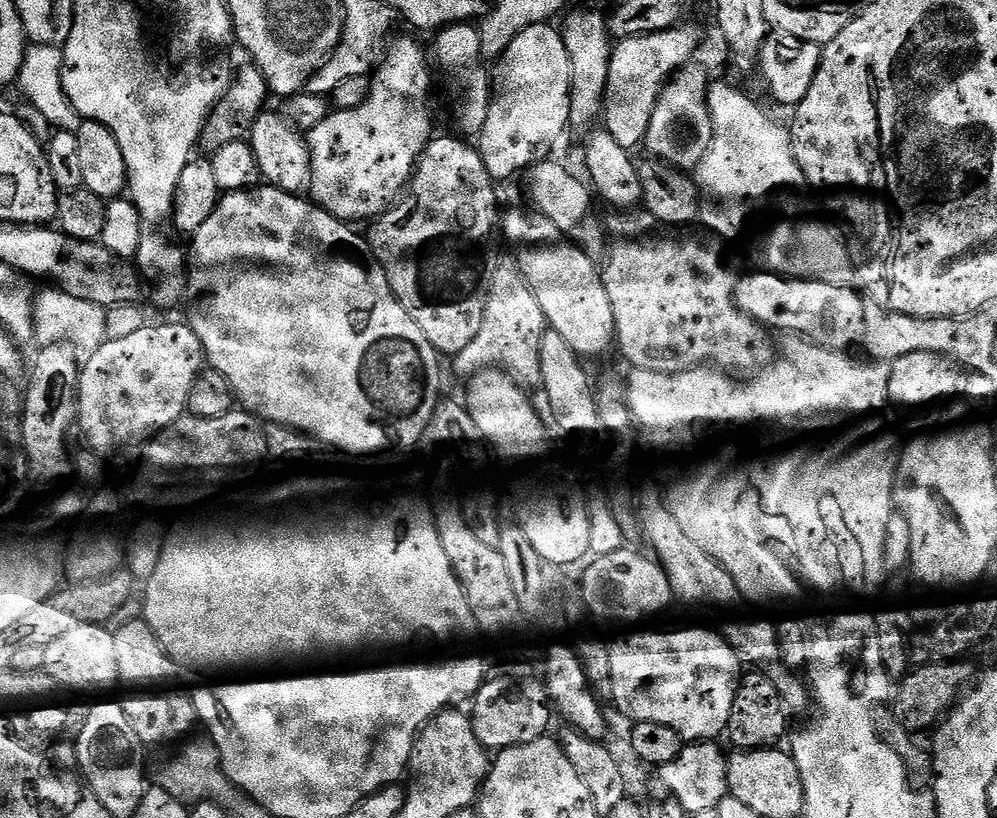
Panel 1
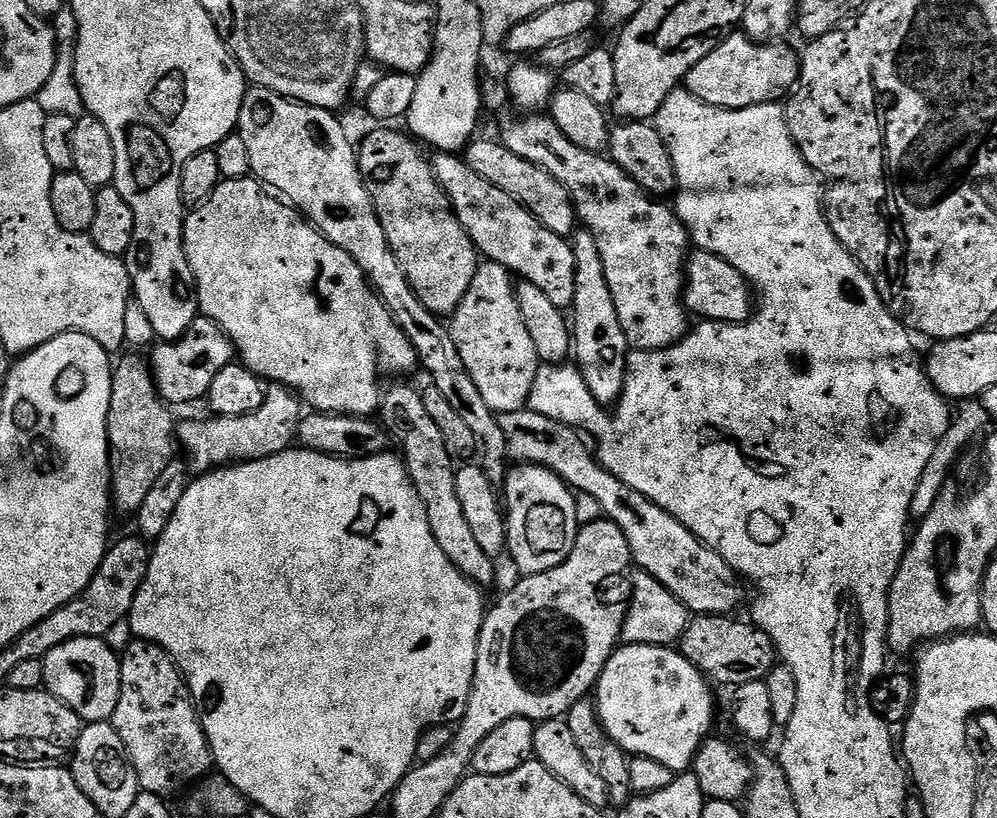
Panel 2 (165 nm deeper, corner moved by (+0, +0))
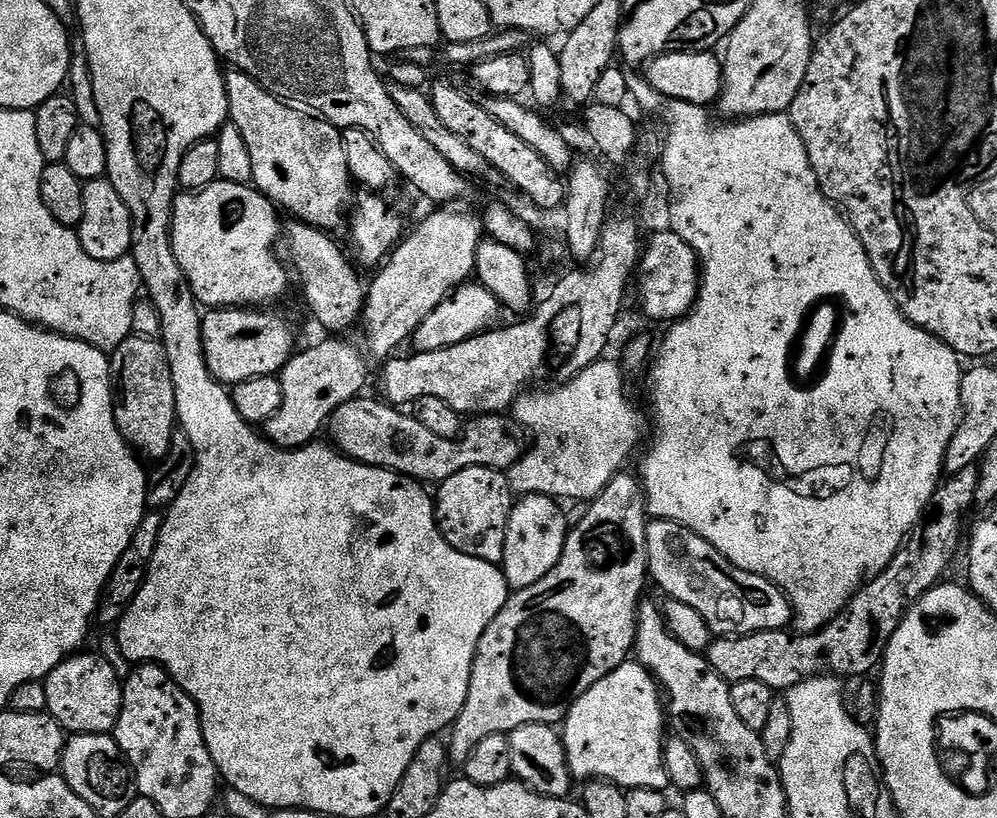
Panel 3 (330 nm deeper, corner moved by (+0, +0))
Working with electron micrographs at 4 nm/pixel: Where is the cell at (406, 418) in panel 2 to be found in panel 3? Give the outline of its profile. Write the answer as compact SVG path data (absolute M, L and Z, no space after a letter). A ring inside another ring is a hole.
M293 219L282 228L282 252L288 255L287 263L291 271L300 279L304 287L304 300L312 311L312 316L332 334L344 334L352 323L361 319L364 304L367 302L368 289L365 281L360 281L357 267L350 258L332 241L333 237L322 228L305 224L303 220ZM292 223L292 224L288 224ZM349 260L349 264L348 264ZM292 263L292 264L291 264ZM296 271L296 272L295 272Z

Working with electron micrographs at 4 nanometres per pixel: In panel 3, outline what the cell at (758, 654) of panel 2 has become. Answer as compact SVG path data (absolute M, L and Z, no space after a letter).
M973 466L967 468L966 470L958 470L958 474L954 474L953 476L948 476L942 483L937 486L934 490L934 494L930 498L930 502L928 503L928 508L924 512L924 515L920 517L920 523L916 525L915 528L912 529L907 540L904 541L904 545L896 551L894 554L894 558L891 562L888 563L888 568L886 570L882 570L878 573L877 576L873 576L871 580L867 581L861 587L860 591L856 593L855 596L852 597L851 600L848 601L848 604L842 611L834 617L833 620L829 620L824 627L820 628L816 632L806 632L799 633L795 630L785 630L779 628L778 630L774 630L773 632L751 632L750 634L746 634L745 636L721 636L719 638L713 639L712 643L709 644L708 650L706 653L706 659L708 664L714 671L721 676L724 680L727 680L729 685L737 684L738 682L746 682L746 678L754 678L758 682L766 682L766 686L770 686L774 690L787 690L793 688L794 686L798 686L803 680L809 680L811 676L822 676L825 674L831 674L837 678L845 678L844 676L860 676L856 678L864 678L867 672L875 673L877 671L878 665L884 659L884 651L886 650L886 646L890 642L890 638L894 634L894 630L898 630L898 626L902 622L902 618L907 614L909 608L912 607L913 604L916 603L917 600L922 599L925 594L931 590L931 588L936 587L937 584L941 583L945 579L944 571L947 570L948 567L952 564L952 559L956 556L956 551L961 551L962 548L962 540L960 544L960 535L965 535L966 532L966 524L964 528L964 515L967 514L971 508L974 508L976 504L976 490L978 488L978 482L980 481L980 470L979 467Z

